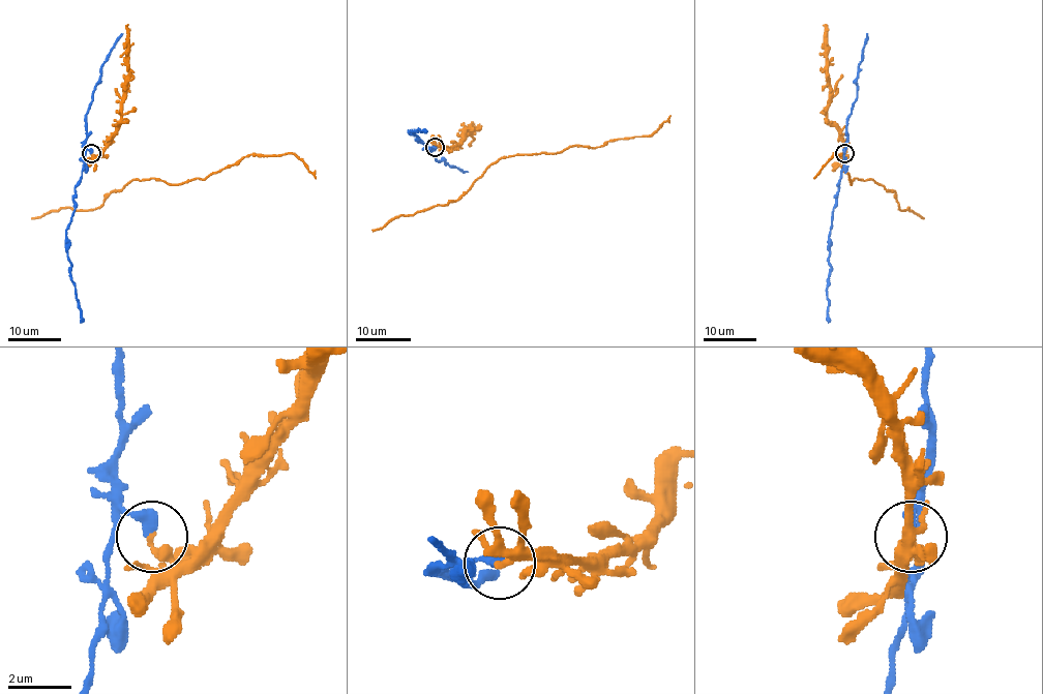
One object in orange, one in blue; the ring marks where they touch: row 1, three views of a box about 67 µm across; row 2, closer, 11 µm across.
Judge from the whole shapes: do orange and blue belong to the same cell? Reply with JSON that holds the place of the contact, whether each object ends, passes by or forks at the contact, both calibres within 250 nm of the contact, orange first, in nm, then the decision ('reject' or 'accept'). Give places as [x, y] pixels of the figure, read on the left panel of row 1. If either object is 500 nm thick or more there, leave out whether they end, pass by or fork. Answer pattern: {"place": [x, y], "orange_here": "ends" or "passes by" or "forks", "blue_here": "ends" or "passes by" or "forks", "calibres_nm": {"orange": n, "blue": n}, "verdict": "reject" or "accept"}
{"place": [91, 153], "orange_here": "ends", "blue_here": "ends", "calibres_nm": {"orange": 260, "blue": 360}, "verdict": "reject"}

